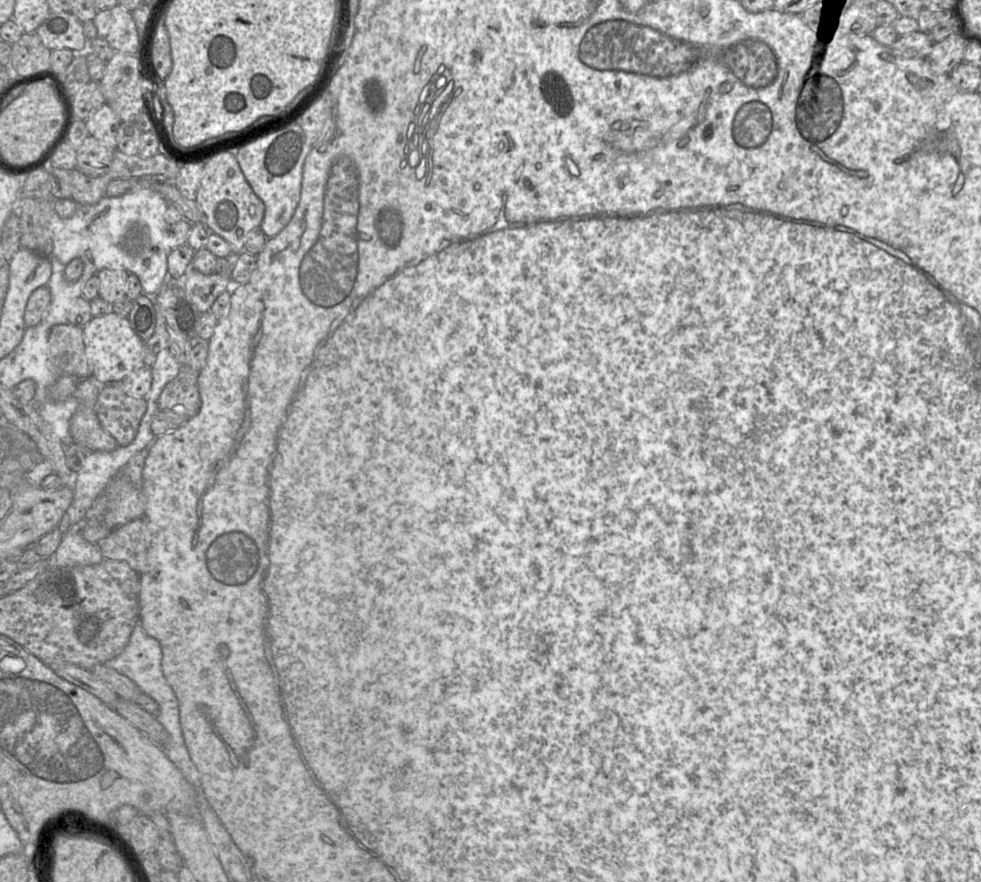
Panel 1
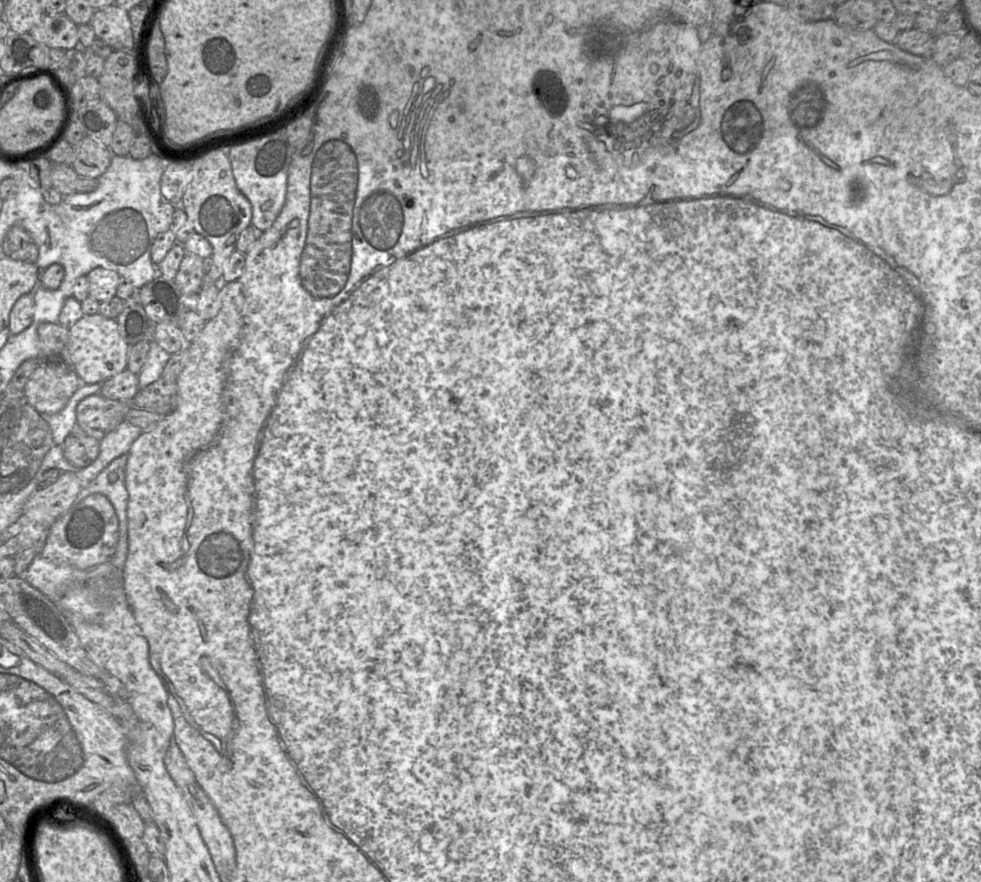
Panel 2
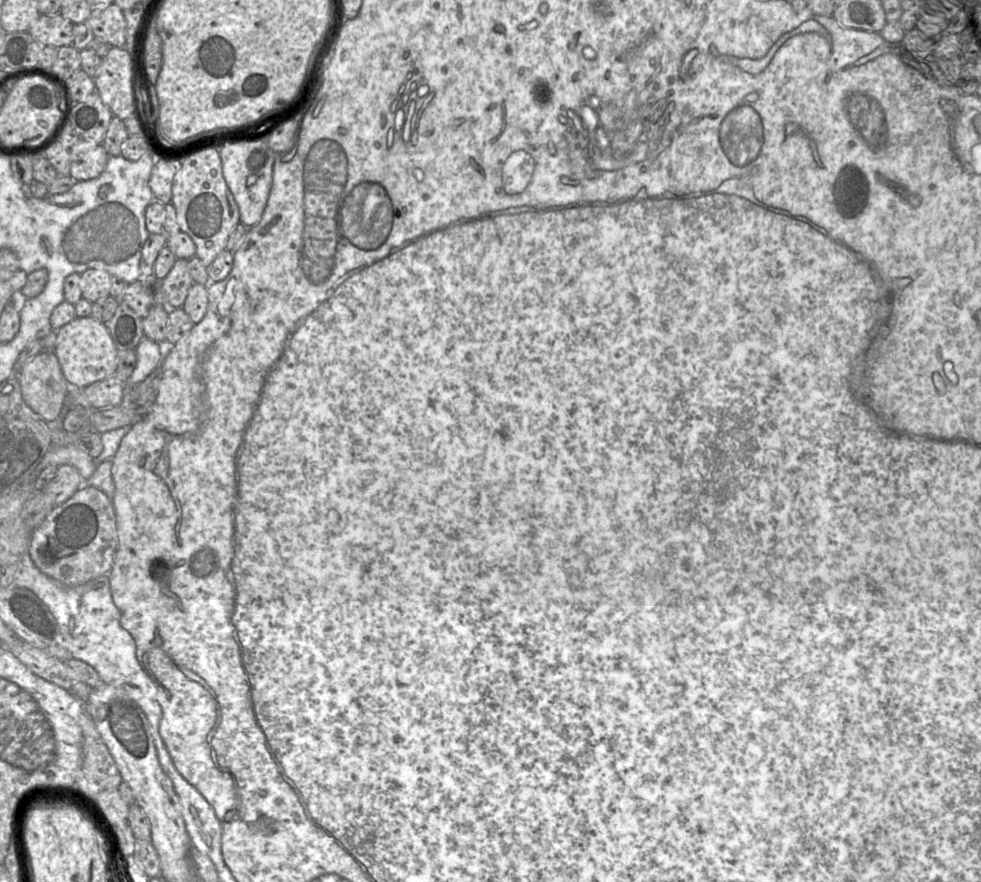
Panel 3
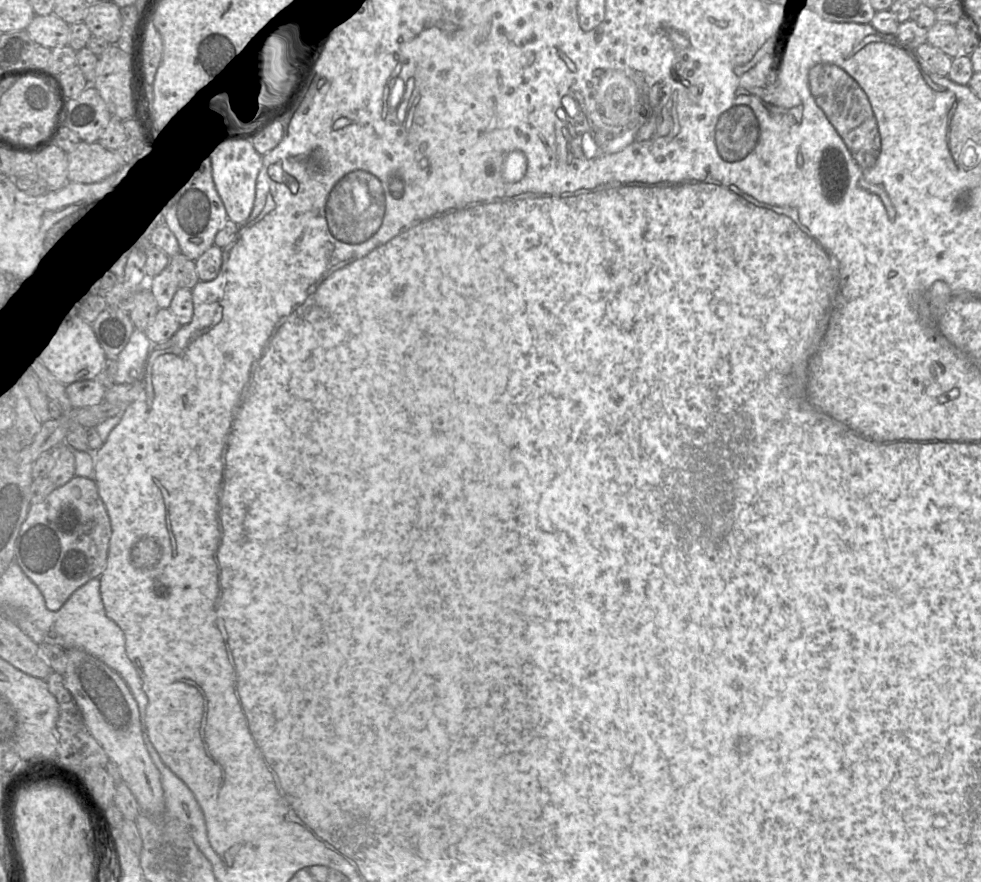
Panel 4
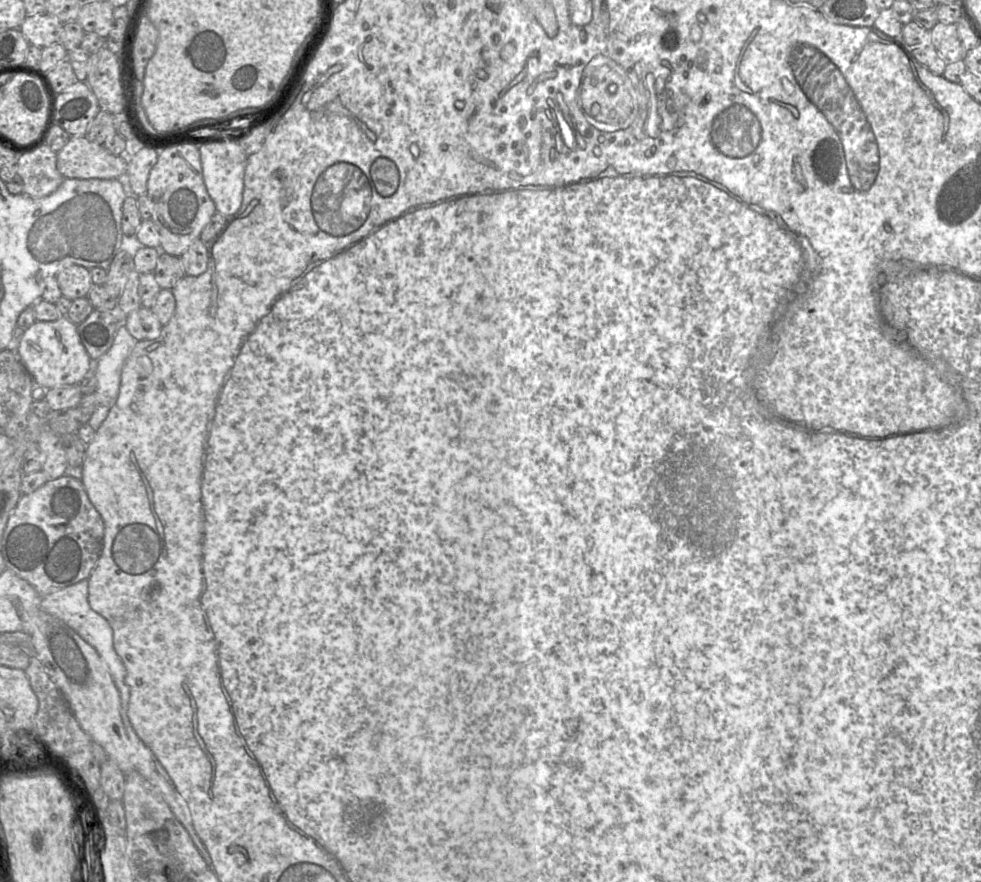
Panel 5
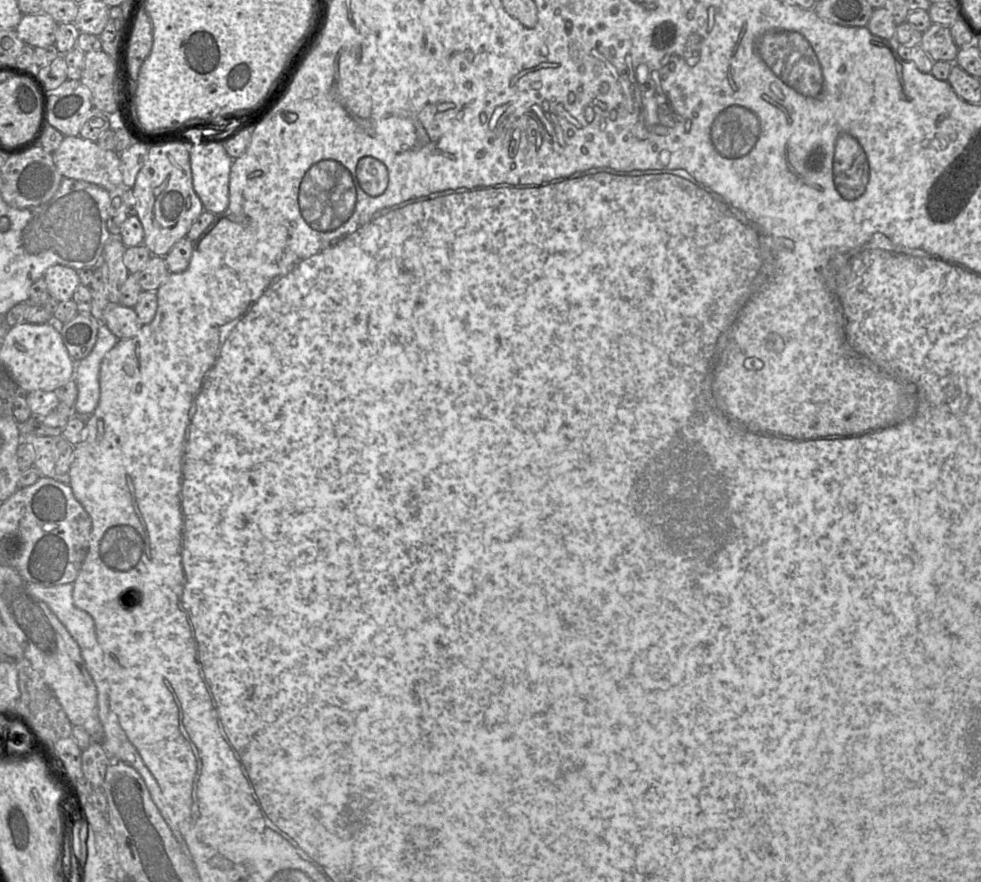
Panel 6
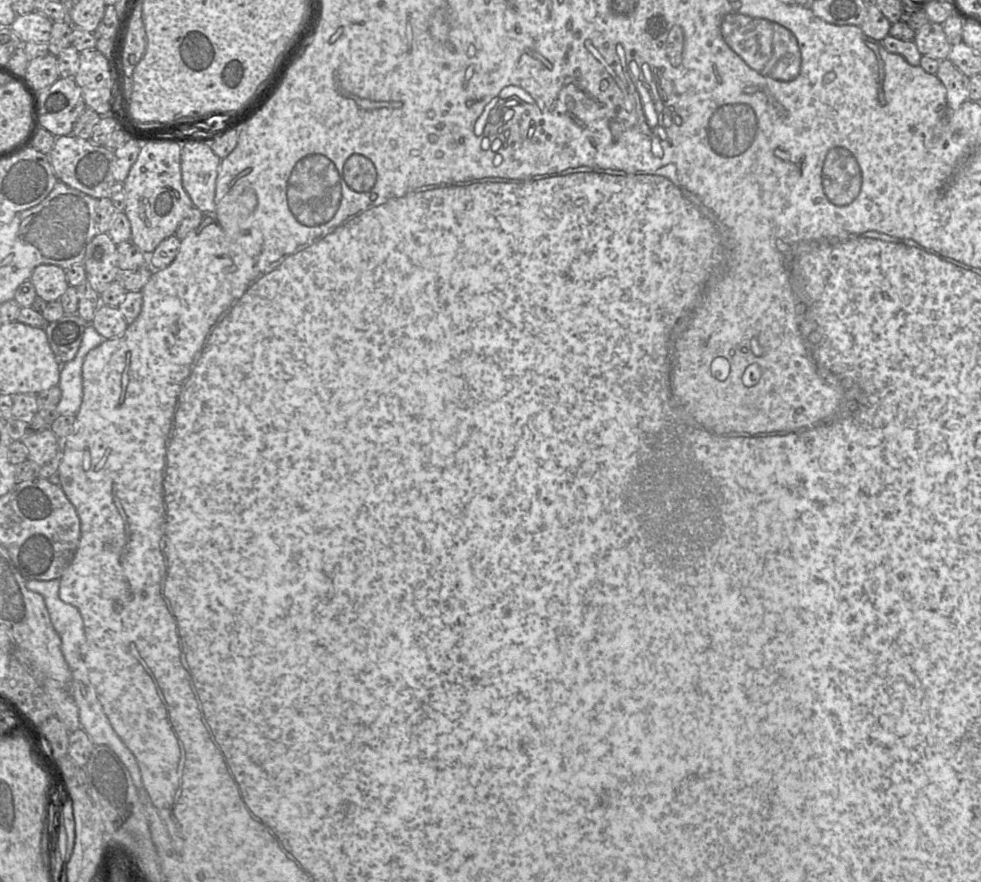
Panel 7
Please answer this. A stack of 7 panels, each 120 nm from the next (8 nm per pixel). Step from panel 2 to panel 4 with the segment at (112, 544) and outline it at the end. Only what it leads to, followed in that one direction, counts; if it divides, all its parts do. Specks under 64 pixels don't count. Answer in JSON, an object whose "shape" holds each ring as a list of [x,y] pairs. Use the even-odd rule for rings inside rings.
{"shape":[[[75,476],[65,485],[55,488],[43,502],[30,506],[27,518],[21,526],[16,542],[14,562],[19,565],[25,575],[38,587],[44,597],[46,607],[51,611],[57,611],[65,604],[65,602],[77,589],[79,589],[91,579],[100,577],[102,575],[107,563],[110,539],[110,518],[95,480],[91,478]]]}

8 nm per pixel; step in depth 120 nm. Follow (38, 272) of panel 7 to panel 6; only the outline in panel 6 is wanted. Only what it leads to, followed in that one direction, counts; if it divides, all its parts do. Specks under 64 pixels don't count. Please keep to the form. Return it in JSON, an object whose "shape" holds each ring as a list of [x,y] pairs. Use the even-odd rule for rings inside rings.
{"shape":[[[63,265],[50,266],[43,279],[50,296],[59,302],[71,300],[80,285],[77,270]]]}

